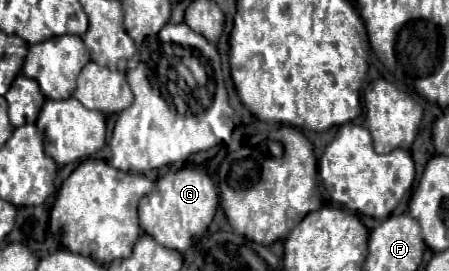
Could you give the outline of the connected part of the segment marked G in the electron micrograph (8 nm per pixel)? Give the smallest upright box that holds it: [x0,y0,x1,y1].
[138,167,218,253]

